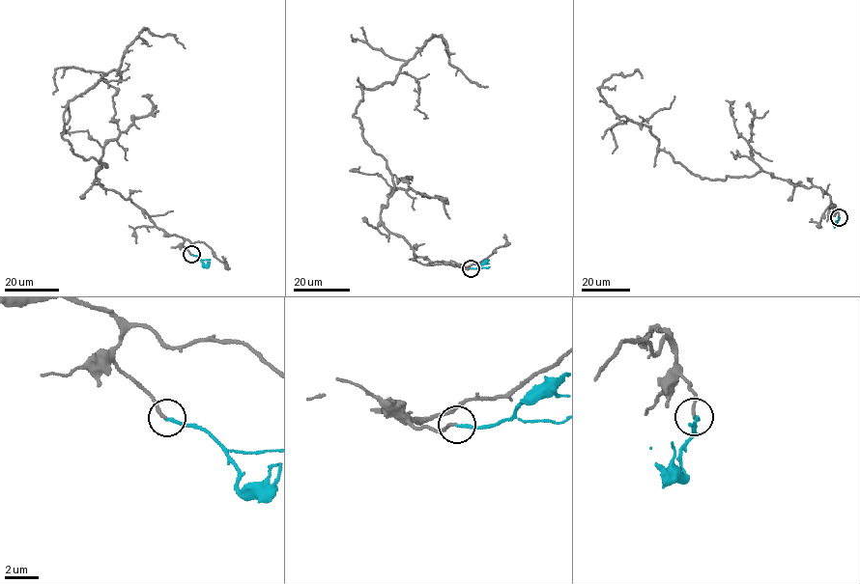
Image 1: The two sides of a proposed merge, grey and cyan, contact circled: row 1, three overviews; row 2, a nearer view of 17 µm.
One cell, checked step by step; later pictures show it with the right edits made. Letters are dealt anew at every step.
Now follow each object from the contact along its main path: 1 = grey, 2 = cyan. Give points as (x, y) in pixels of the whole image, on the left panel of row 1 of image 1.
1: (190, 254), (103, 188), (96, 173), (107, 167), (62, 135), (68, 103), (117, 69), (144, 27), (186, 48)
2: (190, 254), (195, 255), (204, 264), (210, 262)

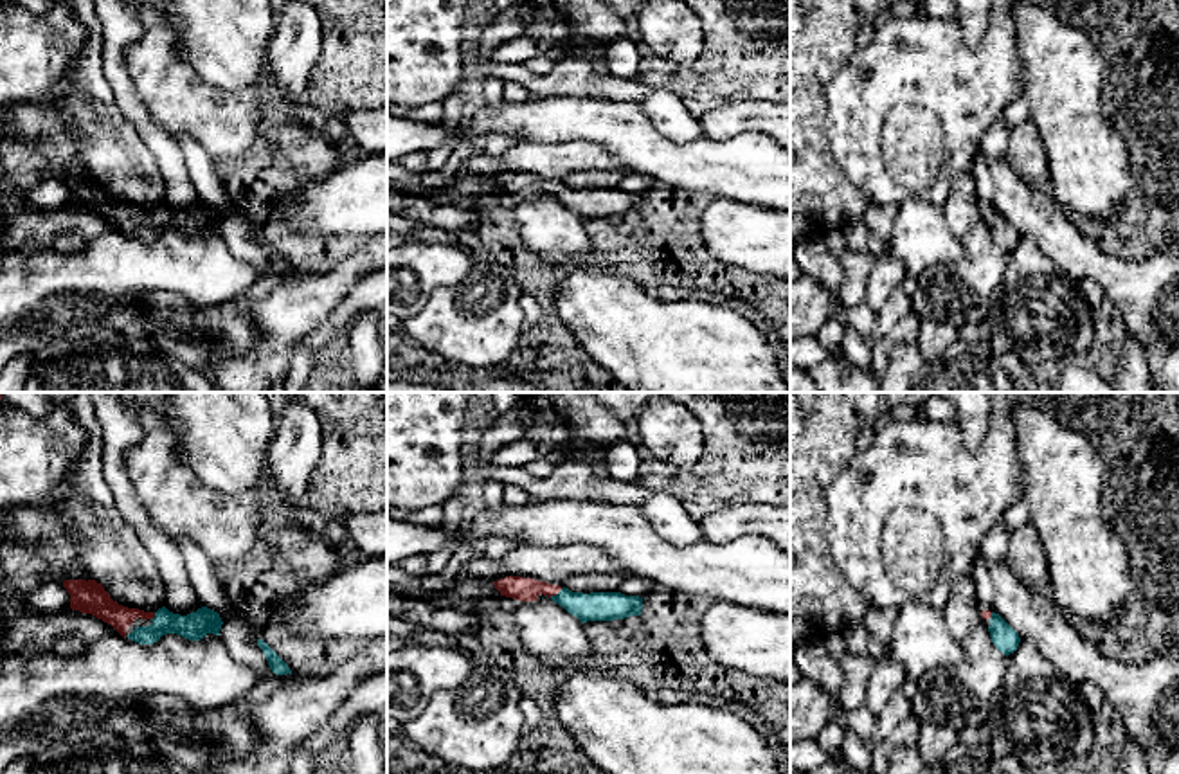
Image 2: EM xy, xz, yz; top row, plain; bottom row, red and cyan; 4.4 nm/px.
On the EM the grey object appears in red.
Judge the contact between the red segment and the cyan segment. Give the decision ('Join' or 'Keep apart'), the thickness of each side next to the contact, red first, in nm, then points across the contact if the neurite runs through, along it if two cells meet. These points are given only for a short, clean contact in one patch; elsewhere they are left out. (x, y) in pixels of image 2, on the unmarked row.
Join. Thickness 110 nm (red) against 130 nm. Path across: xz (524, 186), (553, 191), (580, 202), (596, 202)

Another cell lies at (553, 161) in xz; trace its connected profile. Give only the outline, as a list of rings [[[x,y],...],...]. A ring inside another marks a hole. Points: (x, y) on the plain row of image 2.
[[[589,140],[565,142],[513,142],[504,153],[491,157],[486,153],[466,158],[468,176],[484,180],[506,173],[533,175],[545,180],[560,180],[574,169],[614,169],[628,171],[603,146]]]

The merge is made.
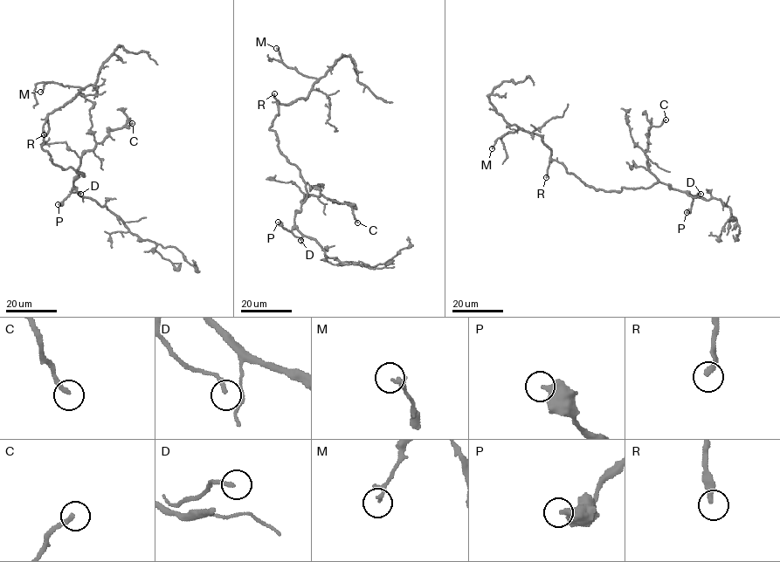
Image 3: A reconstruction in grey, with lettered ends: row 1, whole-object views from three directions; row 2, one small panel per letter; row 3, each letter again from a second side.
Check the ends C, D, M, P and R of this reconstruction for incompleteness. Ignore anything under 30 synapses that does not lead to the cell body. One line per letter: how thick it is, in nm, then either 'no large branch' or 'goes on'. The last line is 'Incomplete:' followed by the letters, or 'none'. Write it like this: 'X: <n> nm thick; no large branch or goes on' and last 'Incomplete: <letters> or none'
C: 220 nm thick; goes on
D: 180 nm thick; no large branch
M: 140 nm thick; no large branch
P: 440 nm thick; no large branch
R: 220 nm thick; goes on
Incomplete: C, R

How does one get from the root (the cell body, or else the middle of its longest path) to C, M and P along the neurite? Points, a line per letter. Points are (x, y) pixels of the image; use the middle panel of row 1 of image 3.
C: (285, 156), (297, 167), (305, 183), (307, 195), (301, 202), (306, 195), (321, 195), (348, 203), (357, 222)
M: (285, 156), (276, 133), (269, 128), (278, 114), (278, 103), (304, 99), (317, 79), (288, 67), (276, 48)
P: (285, 156), (300, 170), (307, 195), (301, 209), (295, 215), (292, 230), (288, 231), (278, 222)

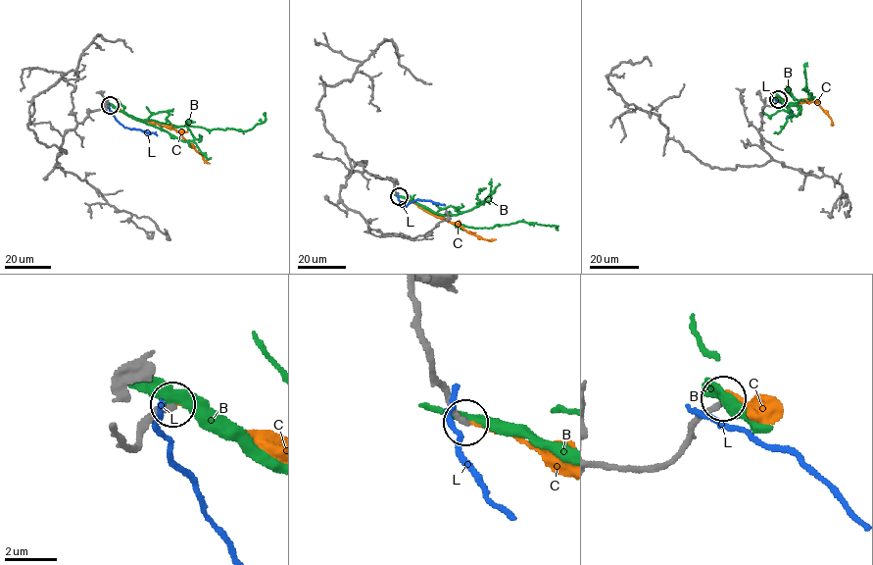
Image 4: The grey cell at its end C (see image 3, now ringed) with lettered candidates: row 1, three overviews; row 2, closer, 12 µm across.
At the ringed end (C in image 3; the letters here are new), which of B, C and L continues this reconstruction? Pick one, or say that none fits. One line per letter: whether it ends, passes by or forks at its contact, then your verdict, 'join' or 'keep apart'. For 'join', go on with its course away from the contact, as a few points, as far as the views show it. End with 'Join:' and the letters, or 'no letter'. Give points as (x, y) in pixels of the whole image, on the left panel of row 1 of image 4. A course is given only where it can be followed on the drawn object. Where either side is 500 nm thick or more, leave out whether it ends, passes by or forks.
B: it passes by | keep apart
C: it ends | join | via (110, 105), (136, 119), (154, 122), (179, 131), (210, 163)
L: it ends | keep apart
Join: C

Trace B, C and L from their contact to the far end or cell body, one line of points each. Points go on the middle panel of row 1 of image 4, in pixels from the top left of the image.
B: (398, 196), (412, 199), (458, 225), (493, 228), (518, 221), (557, 226), (557, 230)
C: (399, 196), (438, 217), (457, 223), (480, 238), (496, 239)
L: (397, 194), (405, 206), (417, 199), (445, 204)

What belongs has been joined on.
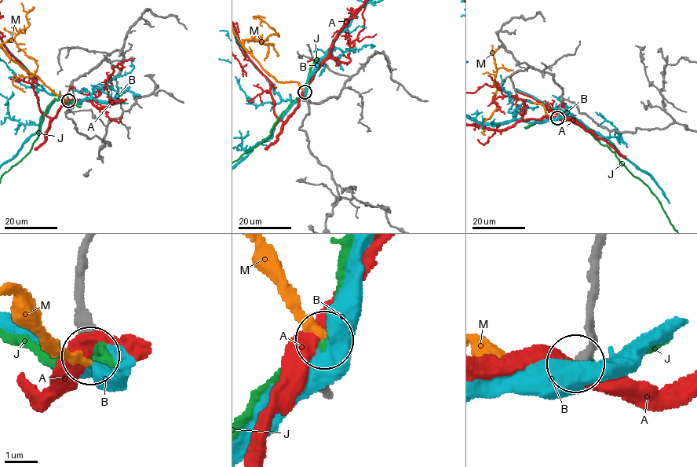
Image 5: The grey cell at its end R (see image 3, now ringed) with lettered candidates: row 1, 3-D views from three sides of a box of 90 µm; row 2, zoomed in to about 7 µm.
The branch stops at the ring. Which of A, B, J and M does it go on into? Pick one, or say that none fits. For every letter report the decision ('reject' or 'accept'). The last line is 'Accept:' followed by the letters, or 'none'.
A: reject
B: reject
J: reject
M: accept
Accept: M

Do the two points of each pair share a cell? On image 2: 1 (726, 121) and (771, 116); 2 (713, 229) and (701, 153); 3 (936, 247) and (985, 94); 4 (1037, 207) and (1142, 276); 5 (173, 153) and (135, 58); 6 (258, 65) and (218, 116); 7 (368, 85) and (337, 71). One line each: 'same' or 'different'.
1: same
2: different
3: different
4: same
5: different
6: different
7: same

